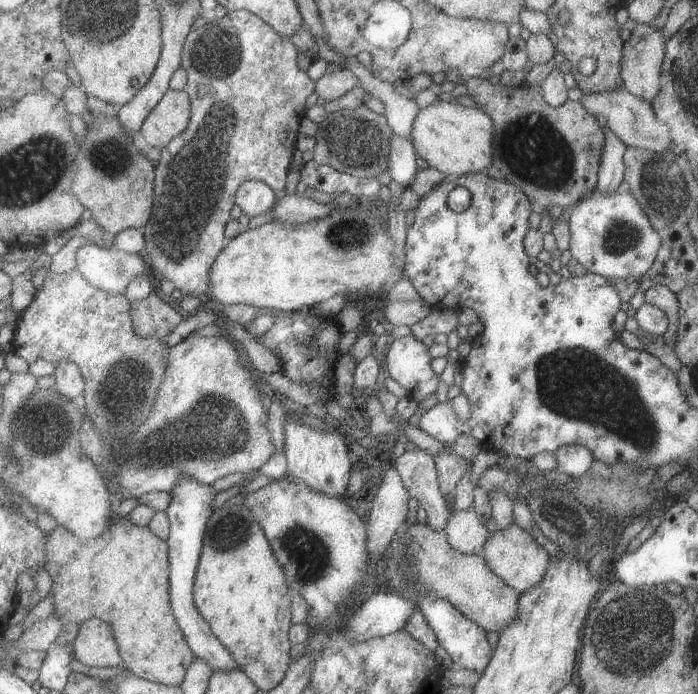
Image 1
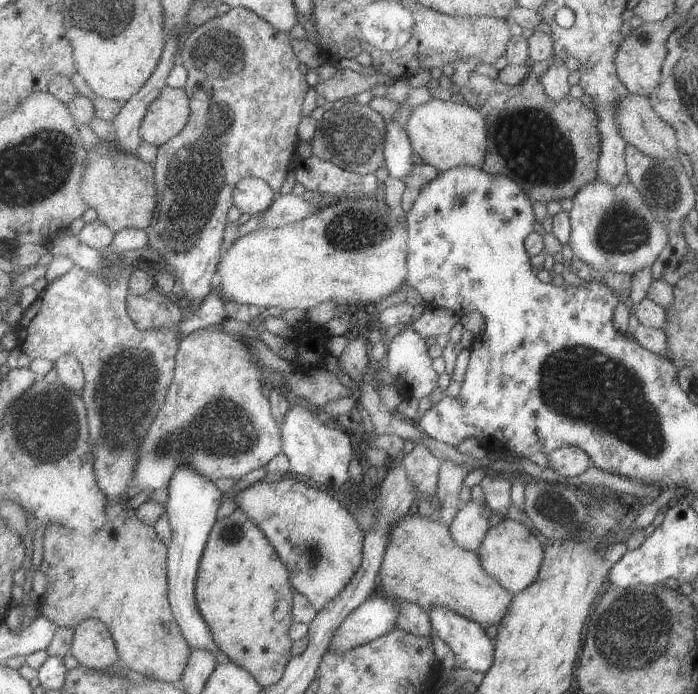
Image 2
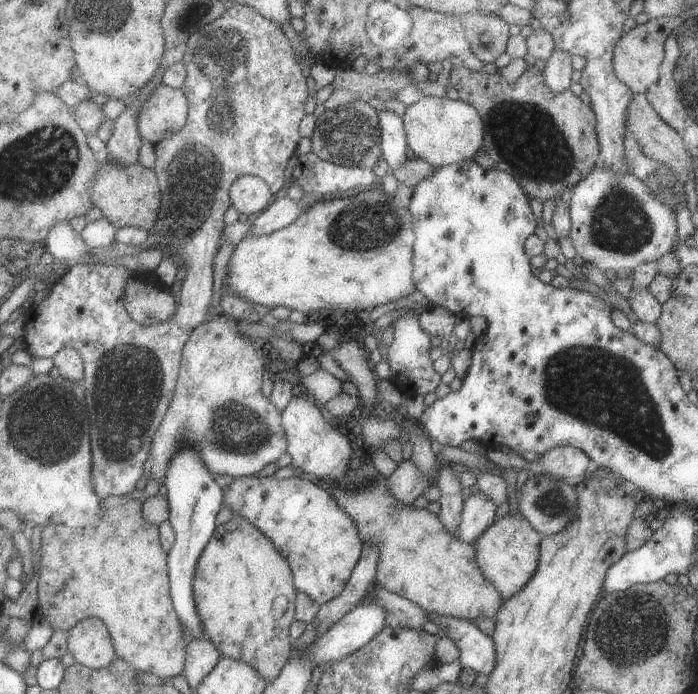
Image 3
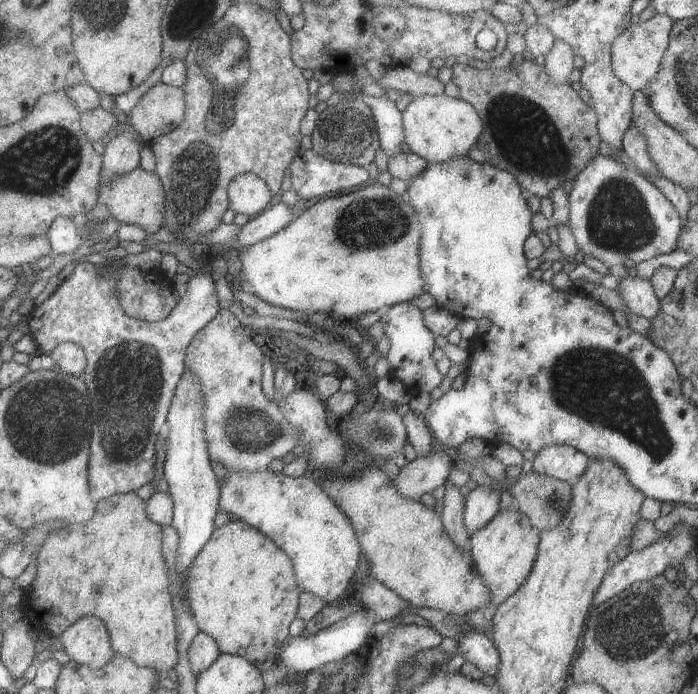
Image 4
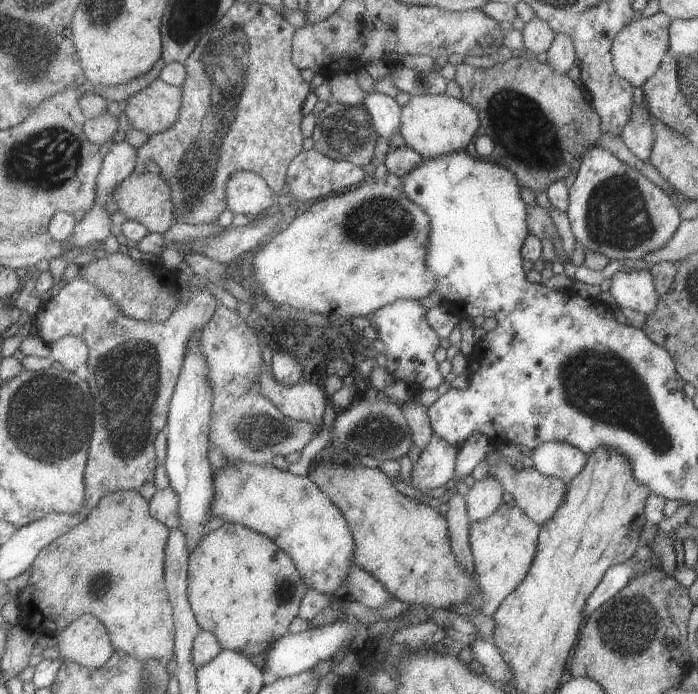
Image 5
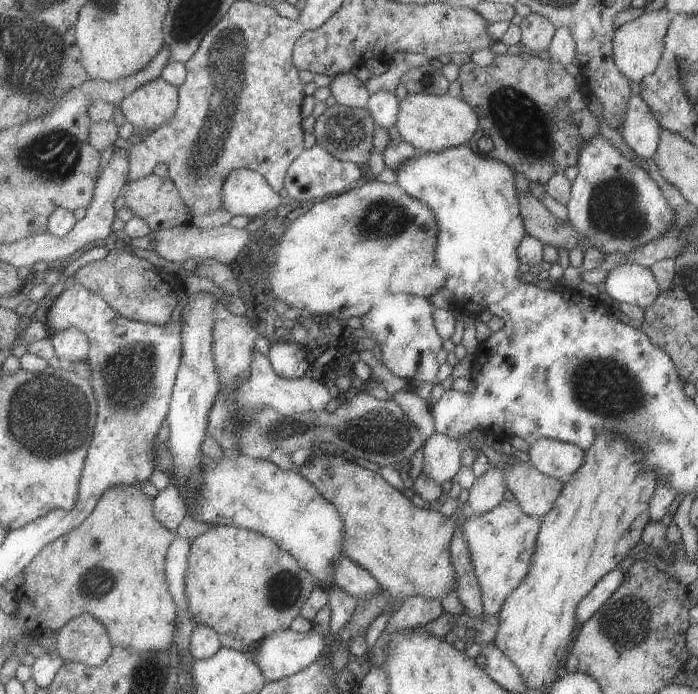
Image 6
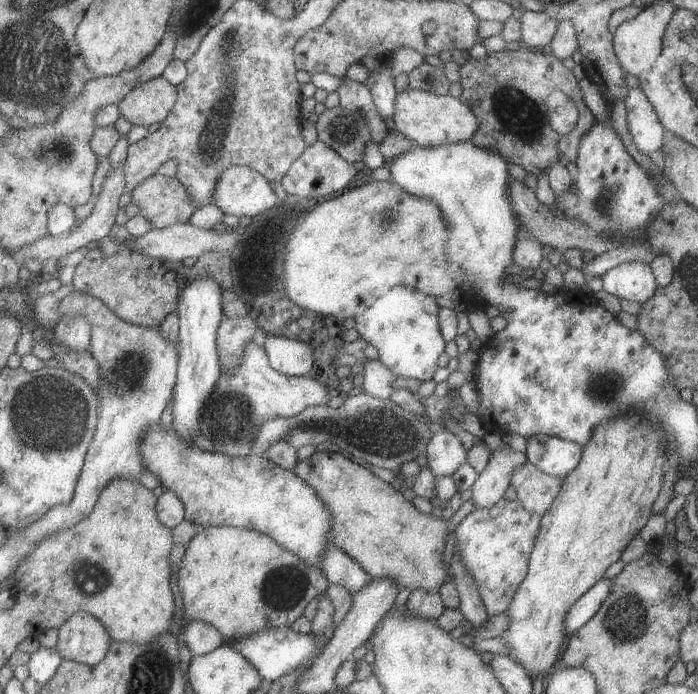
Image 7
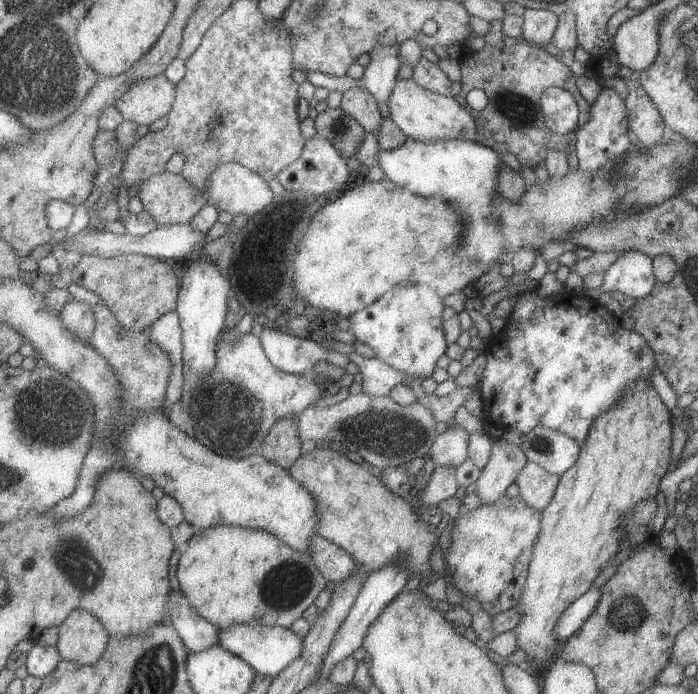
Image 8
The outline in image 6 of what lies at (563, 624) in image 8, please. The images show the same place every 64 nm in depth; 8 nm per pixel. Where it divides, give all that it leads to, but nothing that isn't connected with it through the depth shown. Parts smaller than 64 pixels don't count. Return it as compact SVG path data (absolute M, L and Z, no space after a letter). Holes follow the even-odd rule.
M620 564L605 574L590 592L578 603L575 615L577 624L584 624L614 594L624 578L626 567Z

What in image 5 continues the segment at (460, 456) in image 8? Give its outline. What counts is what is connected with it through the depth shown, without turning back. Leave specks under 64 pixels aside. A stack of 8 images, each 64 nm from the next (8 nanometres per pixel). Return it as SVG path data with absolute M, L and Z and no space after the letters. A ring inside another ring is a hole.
M434 433L418 462L403 479L421 492L444 486L454 476L459 449L460 446L450 444Z

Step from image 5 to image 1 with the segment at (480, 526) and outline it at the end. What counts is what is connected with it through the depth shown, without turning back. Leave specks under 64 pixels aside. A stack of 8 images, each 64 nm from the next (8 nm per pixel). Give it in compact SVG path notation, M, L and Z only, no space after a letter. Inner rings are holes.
M515 522L509 527L498 529L487 538L483 557L488 568L520 595L543 581L550 558L548 552L536 543L532 535Z

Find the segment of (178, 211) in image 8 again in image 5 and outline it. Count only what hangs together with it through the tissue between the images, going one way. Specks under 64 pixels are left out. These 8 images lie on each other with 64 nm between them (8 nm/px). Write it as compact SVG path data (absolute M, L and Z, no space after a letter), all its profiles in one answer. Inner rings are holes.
M147 171L143 174L133 172L117 186L111 198L117 201L118 210L122 210L127 220L144 223L150 233L158 233L162 236L172 224L178 223L170 185L160 175L154 175Z

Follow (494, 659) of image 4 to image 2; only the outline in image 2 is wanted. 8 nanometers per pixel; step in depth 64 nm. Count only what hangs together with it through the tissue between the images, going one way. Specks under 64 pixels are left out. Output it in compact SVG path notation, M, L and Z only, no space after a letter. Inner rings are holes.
M432 607L428 614L431 626L438 631L438 636L452 648L456 668L468 668L484 675L490 670L495 659L495 642L486 634L485 628L479 622L464 618L448 607Z

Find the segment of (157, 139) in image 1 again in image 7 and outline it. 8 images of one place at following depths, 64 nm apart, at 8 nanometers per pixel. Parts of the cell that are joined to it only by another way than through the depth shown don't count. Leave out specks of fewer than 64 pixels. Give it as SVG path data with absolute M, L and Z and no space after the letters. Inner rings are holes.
M164 75L136 85L117 104L120 112L133 125L149 127L163 120L177 101L177 88Z

